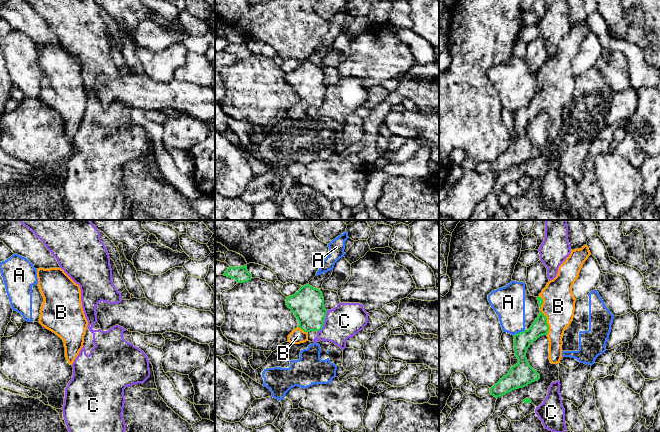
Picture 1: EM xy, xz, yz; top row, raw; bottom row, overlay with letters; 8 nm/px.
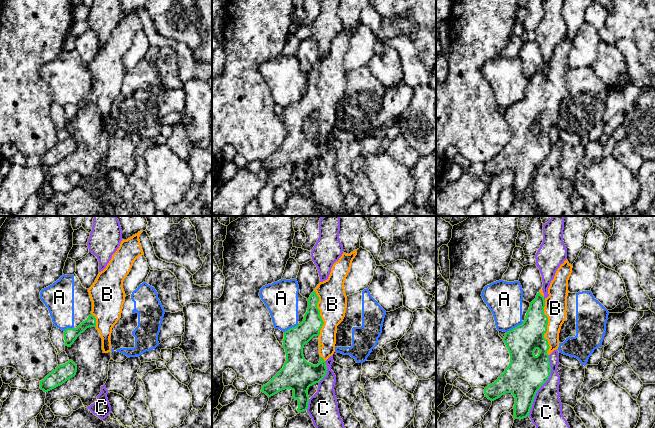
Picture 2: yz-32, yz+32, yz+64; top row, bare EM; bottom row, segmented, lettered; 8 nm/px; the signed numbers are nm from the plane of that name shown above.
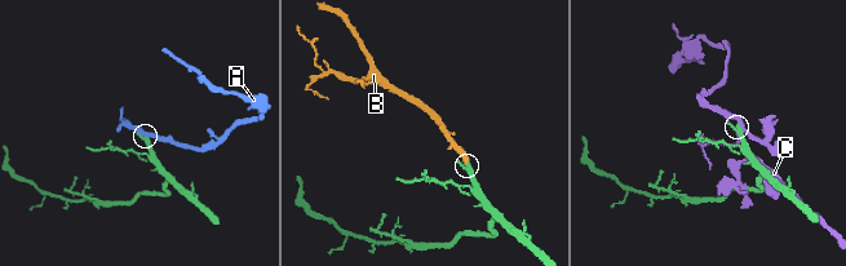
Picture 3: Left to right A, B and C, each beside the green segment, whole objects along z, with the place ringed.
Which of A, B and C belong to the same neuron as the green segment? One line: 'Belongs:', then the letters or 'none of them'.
Belongs: B

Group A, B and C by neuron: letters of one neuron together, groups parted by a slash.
A / B / C

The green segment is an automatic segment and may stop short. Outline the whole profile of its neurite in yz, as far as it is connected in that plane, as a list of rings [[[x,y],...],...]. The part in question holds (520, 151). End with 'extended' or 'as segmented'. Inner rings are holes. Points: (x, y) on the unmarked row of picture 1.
[[[587,21],[571,26],[570,31],[559,42],[556,53],[550,56],[539,70],[538,93],[528,106],[514,111],[514,127],[518,139],[490,164],[491,171],[498,174],[540,155],[540,151],[528,139],[526,129],[530,120],[542,111],[549,115],[550,138],[560,139],[563,110],[573,97],[575,87],[576,75],[572,69],[572,62],[590,31]]] | extended

